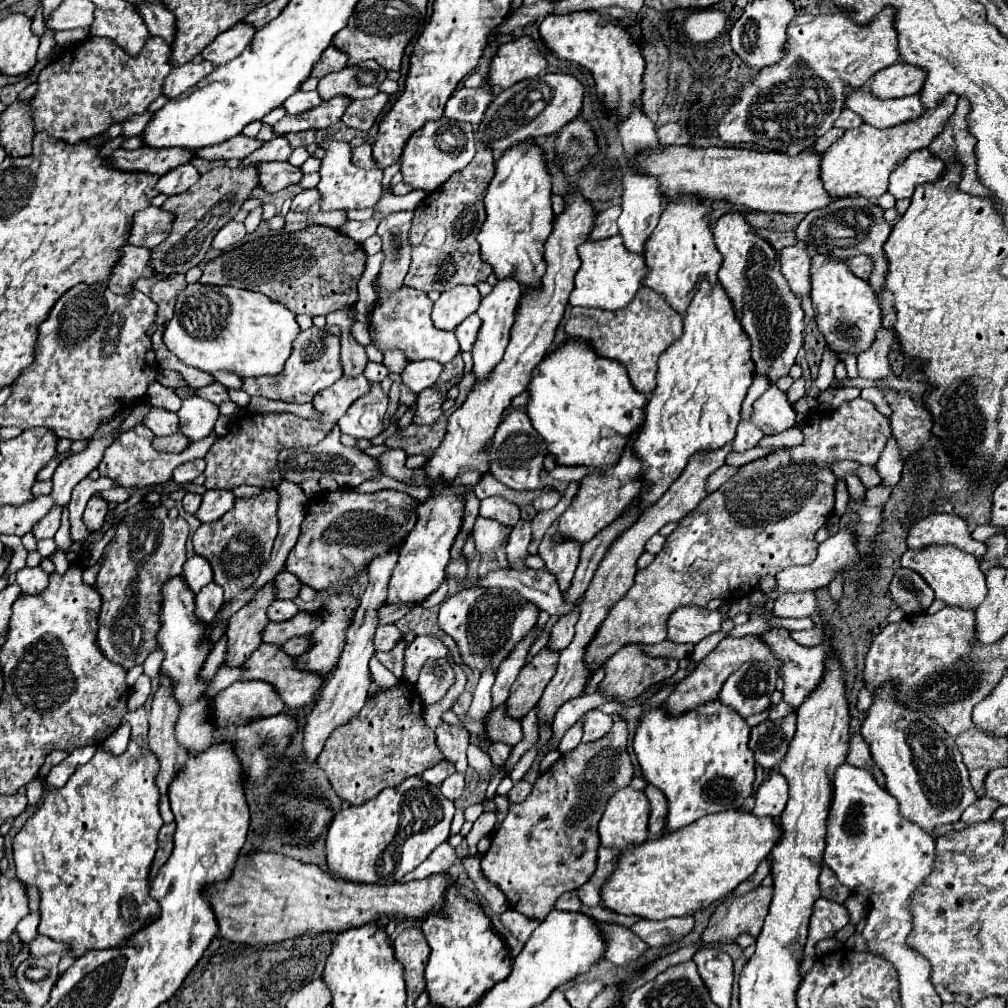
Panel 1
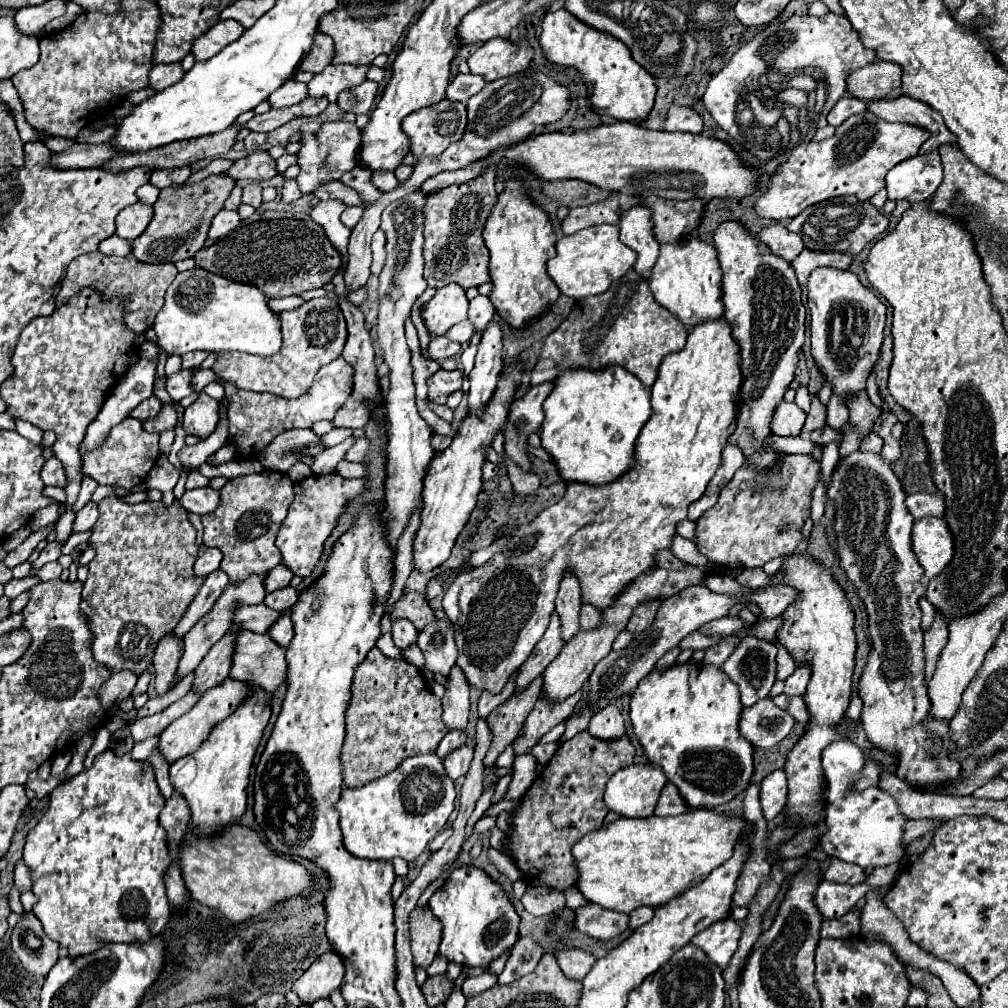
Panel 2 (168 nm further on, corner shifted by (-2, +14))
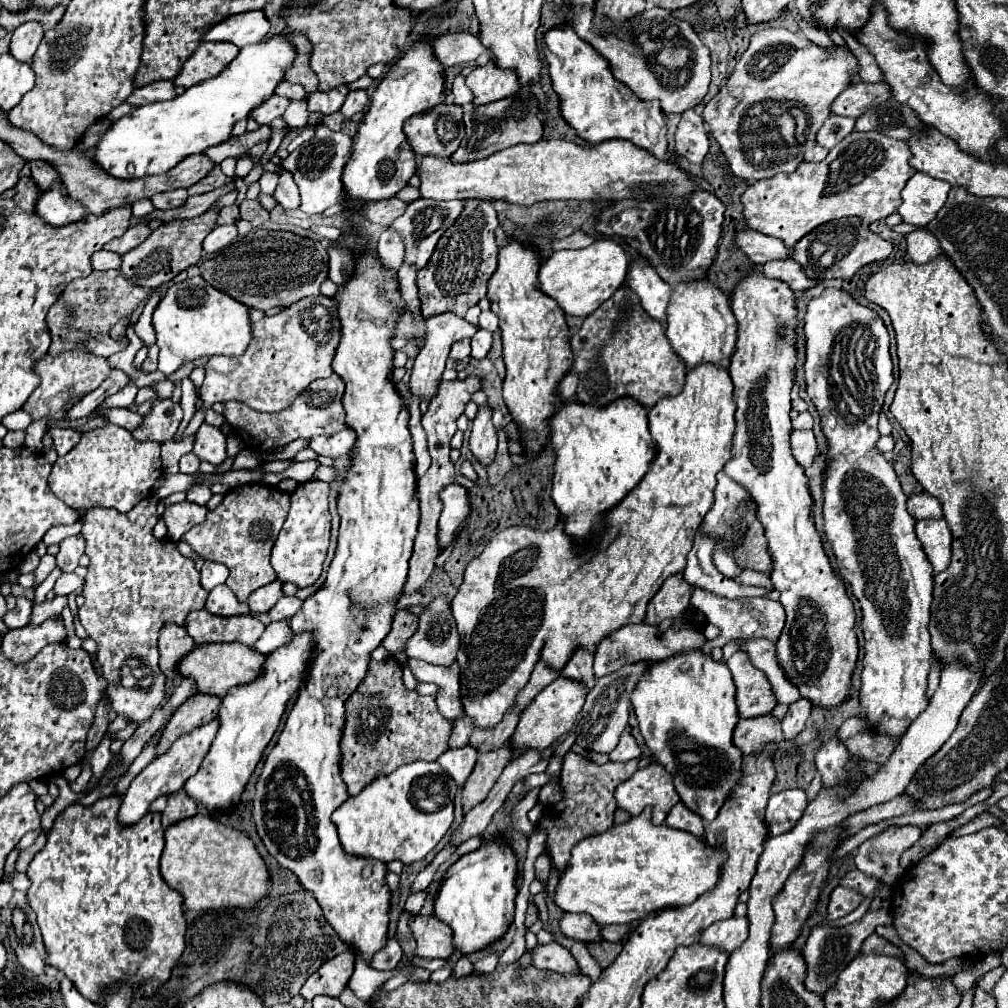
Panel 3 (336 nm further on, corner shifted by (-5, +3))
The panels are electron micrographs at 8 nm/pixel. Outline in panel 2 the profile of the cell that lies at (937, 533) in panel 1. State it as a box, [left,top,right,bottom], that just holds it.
[906,494,944,520]

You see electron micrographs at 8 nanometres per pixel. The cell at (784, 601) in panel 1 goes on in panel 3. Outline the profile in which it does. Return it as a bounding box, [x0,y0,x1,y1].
[691,587,785,656]

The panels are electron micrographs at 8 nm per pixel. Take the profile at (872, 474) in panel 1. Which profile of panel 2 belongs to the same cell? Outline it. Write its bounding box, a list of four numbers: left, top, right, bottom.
[860,432,884,452]

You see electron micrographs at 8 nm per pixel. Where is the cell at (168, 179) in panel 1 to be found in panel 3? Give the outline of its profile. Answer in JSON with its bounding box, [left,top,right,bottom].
[151,189,187,209]

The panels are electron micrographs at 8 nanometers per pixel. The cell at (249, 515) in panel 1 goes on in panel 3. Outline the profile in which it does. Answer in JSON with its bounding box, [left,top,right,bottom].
[183,483,289,603]

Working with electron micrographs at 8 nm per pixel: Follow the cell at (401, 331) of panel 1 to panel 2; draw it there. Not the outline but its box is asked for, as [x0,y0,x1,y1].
[446,320,476,344]

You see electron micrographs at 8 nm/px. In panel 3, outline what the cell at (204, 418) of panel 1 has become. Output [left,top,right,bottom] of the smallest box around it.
[193,423,227,465]

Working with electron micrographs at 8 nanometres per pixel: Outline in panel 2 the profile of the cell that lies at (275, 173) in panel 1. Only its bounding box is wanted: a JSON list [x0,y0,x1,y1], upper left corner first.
[226,152,276,180]

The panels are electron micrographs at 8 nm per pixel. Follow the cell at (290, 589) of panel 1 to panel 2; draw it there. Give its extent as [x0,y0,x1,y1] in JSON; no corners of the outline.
[264,564,294,594]

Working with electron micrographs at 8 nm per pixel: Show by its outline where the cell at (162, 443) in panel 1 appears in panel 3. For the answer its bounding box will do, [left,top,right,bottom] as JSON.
[133,399,183,441]

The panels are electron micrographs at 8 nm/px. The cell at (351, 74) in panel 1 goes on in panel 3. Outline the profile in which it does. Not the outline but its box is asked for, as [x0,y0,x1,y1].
[307,85,349,115]

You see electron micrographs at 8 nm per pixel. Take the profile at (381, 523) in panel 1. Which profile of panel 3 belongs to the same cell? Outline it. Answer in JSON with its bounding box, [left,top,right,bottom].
[271,481,331,587]

